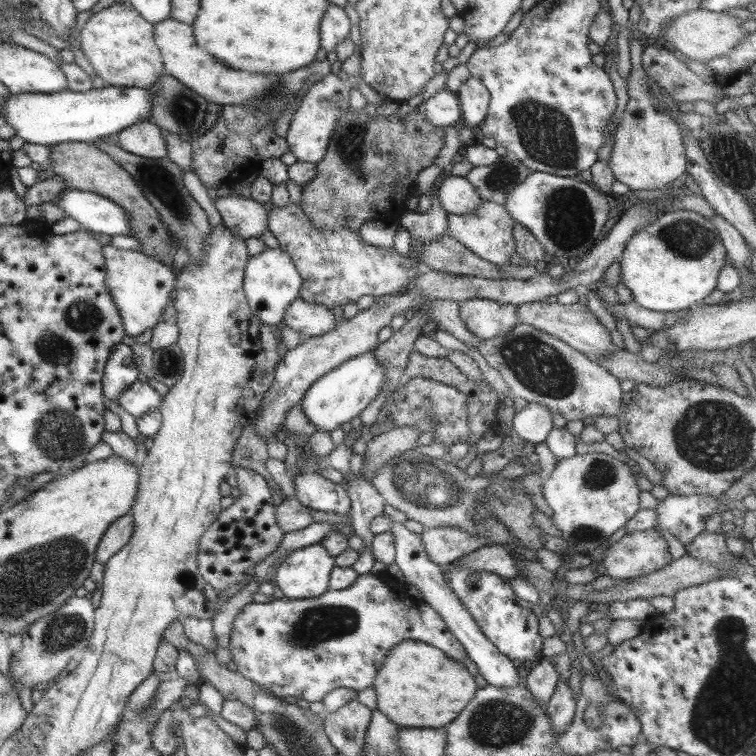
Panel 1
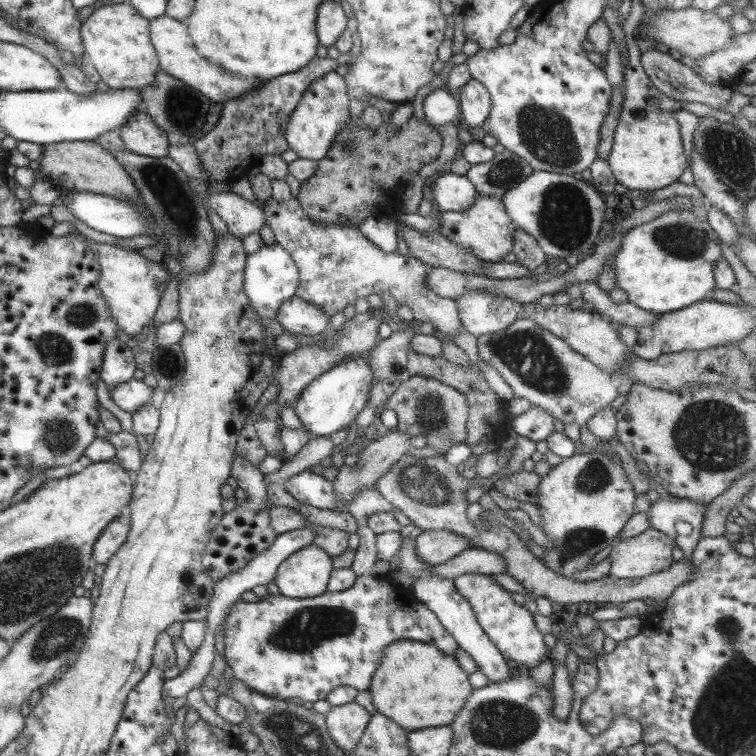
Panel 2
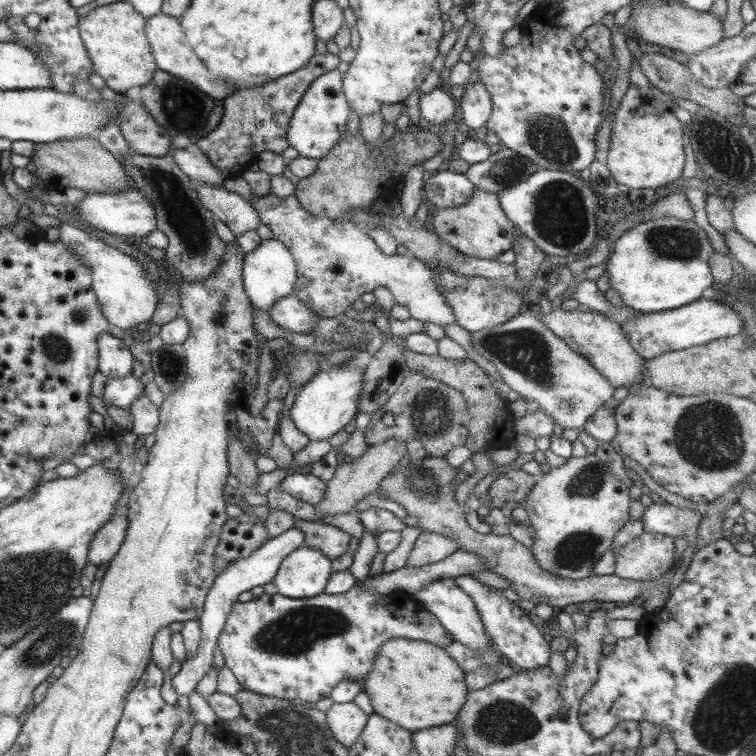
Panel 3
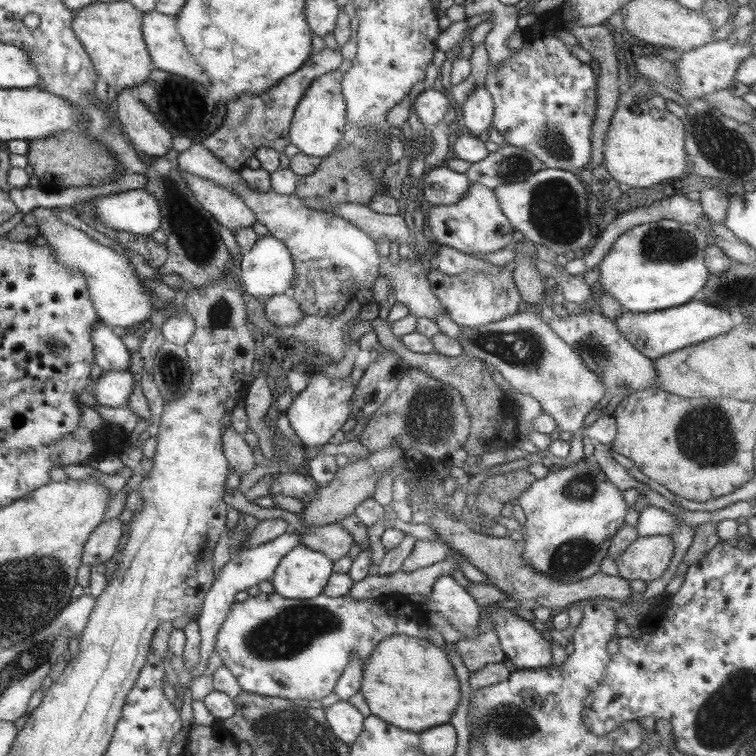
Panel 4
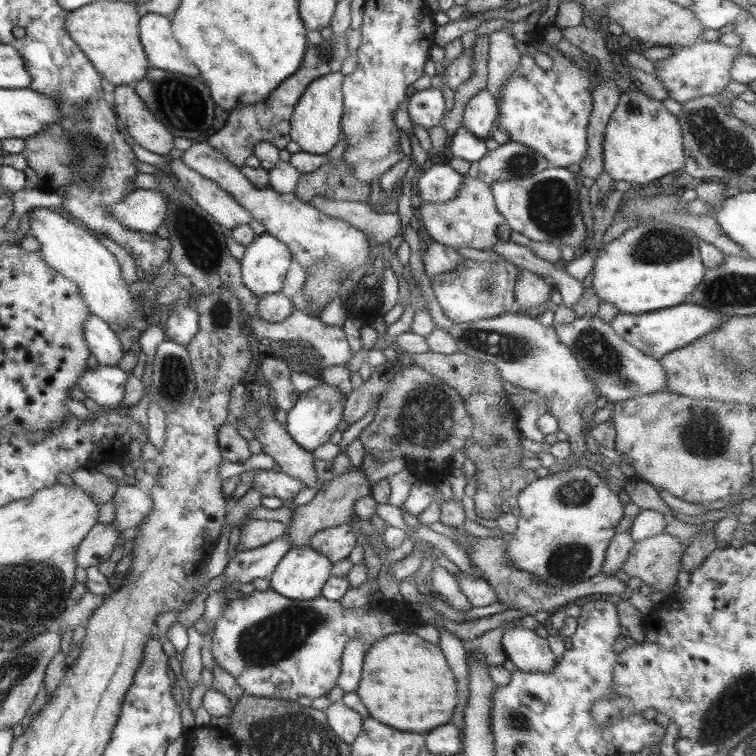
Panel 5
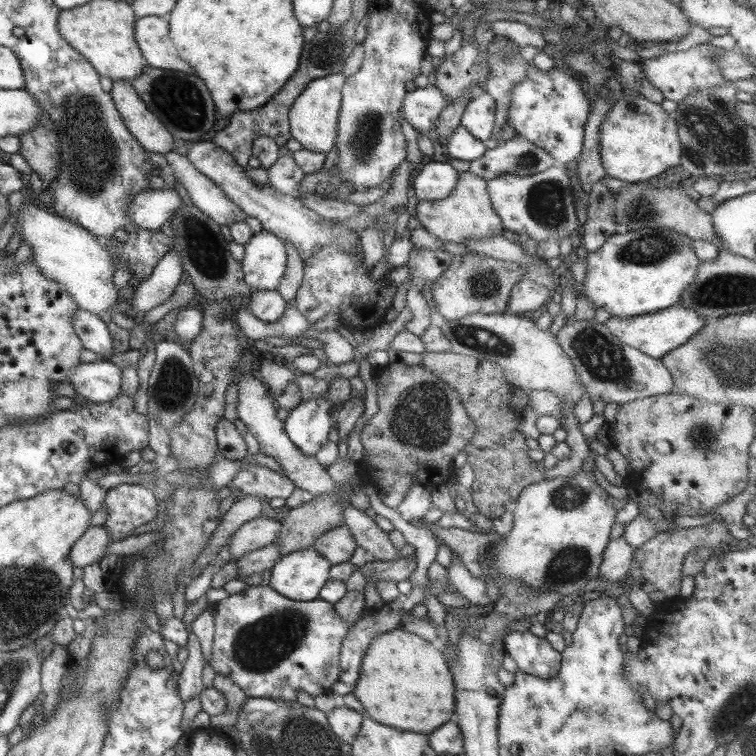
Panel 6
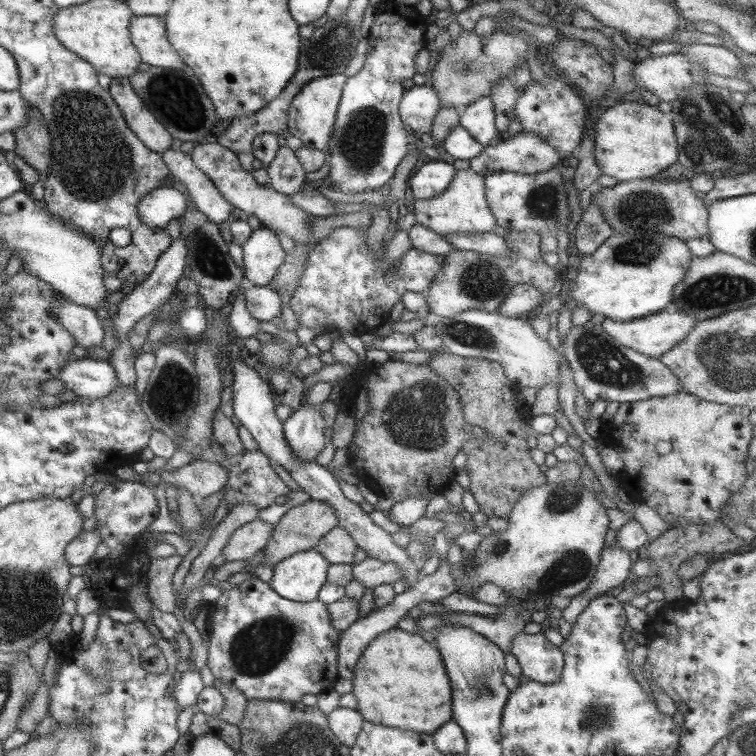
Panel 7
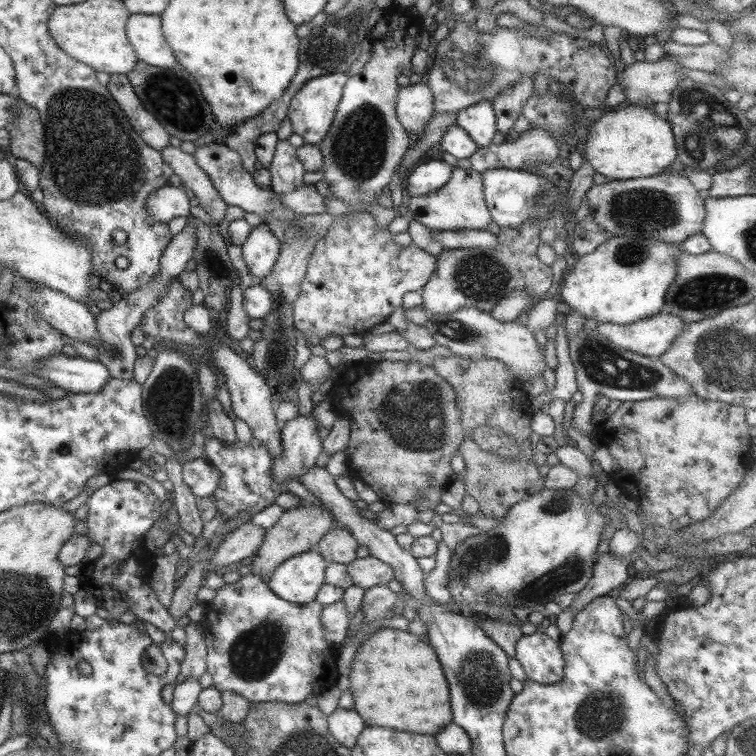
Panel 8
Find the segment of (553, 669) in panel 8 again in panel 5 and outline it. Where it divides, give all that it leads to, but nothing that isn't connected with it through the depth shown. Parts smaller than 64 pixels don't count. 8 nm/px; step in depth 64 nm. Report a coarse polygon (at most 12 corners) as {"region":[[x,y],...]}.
{"region":[[509,627],[500,643],[521,672],[549,674],[557,663],[548,640]]}

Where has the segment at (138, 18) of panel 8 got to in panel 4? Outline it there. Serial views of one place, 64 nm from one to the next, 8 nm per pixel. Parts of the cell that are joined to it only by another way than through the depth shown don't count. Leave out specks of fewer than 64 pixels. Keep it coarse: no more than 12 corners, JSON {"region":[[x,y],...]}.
{"region":[[143,14],[141,36],[153,69],[211,88],[185,50],[174,17]]}

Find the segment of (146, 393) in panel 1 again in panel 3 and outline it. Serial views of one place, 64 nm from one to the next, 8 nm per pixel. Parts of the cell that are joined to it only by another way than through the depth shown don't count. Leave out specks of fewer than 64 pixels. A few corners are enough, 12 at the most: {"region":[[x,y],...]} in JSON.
{"region":[[133,375],[108,378],[103,404],[127,410],[143,395]]}

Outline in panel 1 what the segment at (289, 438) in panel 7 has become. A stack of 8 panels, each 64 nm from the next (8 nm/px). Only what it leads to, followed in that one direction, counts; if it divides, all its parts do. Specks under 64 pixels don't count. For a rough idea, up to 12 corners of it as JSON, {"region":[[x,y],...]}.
{"region":[[372,350],[317,378],[300,400],[316,431],[353,420],[379,393]]}

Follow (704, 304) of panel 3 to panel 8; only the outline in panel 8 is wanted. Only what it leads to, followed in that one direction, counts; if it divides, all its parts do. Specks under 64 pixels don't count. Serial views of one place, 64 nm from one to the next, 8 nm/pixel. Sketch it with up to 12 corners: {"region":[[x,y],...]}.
{"region":[[663,311],[596,331],[633,354],[660,357],[685,323]]}

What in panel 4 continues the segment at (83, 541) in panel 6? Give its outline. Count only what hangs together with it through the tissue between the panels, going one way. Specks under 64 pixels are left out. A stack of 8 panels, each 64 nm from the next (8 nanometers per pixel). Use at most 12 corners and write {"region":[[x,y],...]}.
{"region":[[101,521],[89,533],[81,565],[94,568],[112,560],[124,526]]}

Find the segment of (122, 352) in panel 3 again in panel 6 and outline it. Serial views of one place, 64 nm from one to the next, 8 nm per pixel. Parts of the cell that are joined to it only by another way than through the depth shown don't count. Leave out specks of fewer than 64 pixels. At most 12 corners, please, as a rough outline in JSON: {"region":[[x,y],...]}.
{"region":[[75,309],[70,323],[82,348],[112,354],[103,316]]}

